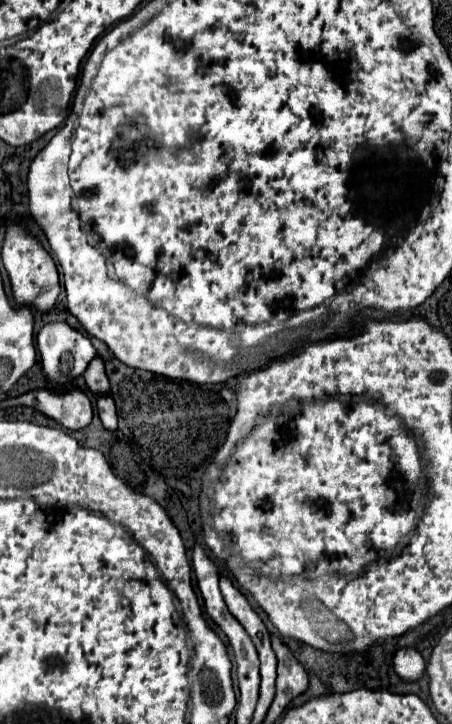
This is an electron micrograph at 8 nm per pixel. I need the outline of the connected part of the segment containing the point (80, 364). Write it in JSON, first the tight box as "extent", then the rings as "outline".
{"extent":[36,322,96,386],"outline":[[[66,322],[44,324],[44,328],[36,336],[36,344],[38,344],[38,352],[42,356],[42,368],[44,368],[46,378],[58,386],[68,384],[74,378],[78,378],[86,370],[88,362],[96,356],[96,348],[92,346],[90,338]]]}

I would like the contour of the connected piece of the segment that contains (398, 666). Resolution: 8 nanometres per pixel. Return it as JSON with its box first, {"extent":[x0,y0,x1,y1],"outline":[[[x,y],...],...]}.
{"extent":[394,648,424,680],"outline":[[[400,648],[394,654],[394,670],[404,680],[418,680],[424,674],[424,658],[414,648]]]}

